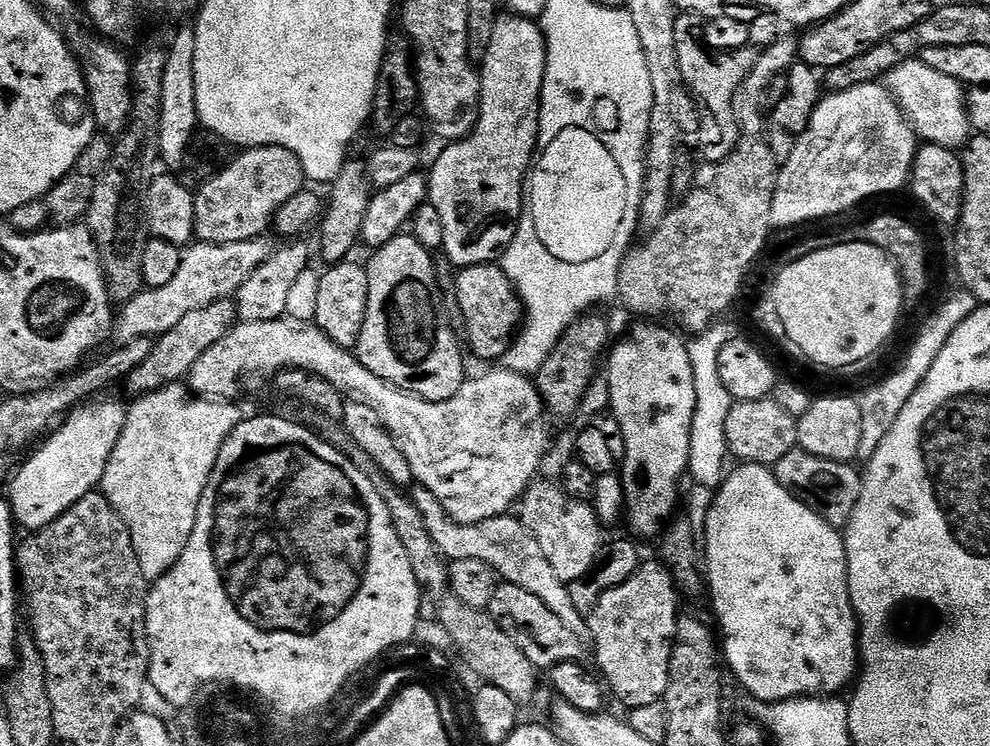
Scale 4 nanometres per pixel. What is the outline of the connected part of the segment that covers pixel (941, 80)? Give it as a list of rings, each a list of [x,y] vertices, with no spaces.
[[[919,58],[902,62],[886,77],[886,87],[921,141],[960,150],[970,139],[965,85],[926,66]]]

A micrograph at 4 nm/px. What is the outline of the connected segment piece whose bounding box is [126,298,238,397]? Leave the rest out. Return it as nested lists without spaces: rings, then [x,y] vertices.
[[[232,298],[210,302],[210,306],[202,306],[202,310],[194,310],[191,314],[186,314],[186,318],[182,318],[182,322],[174,326],[174,330],[155,337],[146,362],[142,362],[138,370],[128,375],[126,387],[132,391],[131,395],[144,396],[147,392],[157,392],[171,384],[181,383],[194,366],[194,362],[198,362],[198,358],[202,358],[202,354],[206,354],[210,346],[222,342],[222,338],[226,338],[228,331],[237,322],[236,302]]]

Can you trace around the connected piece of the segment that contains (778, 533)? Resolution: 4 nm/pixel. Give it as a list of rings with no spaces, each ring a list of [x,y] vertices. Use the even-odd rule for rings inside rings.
[[[745,464],[739,465],[740,469],[737,472],[729,471],[726,479],[723,481],[718,491],[715,493],[712,501],[712,507],[708,509],[708,525],[704,531],[704,544],[706,545],[706,588],[710,593],[710,600],[712,596],[712,608],[716,611],[716,620],[720,623],[719,635],[722,637],[722,656],[726,661],[726,668],[736,675],[736,680],[749,692],[753,697],[753,701],[761,704],[777,704],[783,700],[793,700],[799,696],[823,696],[825,698],[835,697],[844,687],[847,689],[849,685],[857,679],[858,669],[860,667],[860,638],[858,635],[858,621],[856,618],[856,611],[852,605],[852,599],[850,598],[850,586],[848,585],[848,552],[844,548],[844,538],[841,529],[830,526],[830,522],[826,522],[818,514],[814,514],[814,510],[807,508],[798,497],[792,496],[790,490],[786,490],[782,486],[782,482],[778,482],[775,471],[771,467],[762,464]]]

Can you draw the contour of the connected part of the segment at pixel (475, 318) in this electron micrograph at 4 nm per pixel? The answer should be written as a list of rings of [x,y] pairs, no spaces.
[[[499,263],[466,266],[455,273],[457,296],[465,319],[466,348],[480,360],[503,361],[526,315],[516,287]]]

